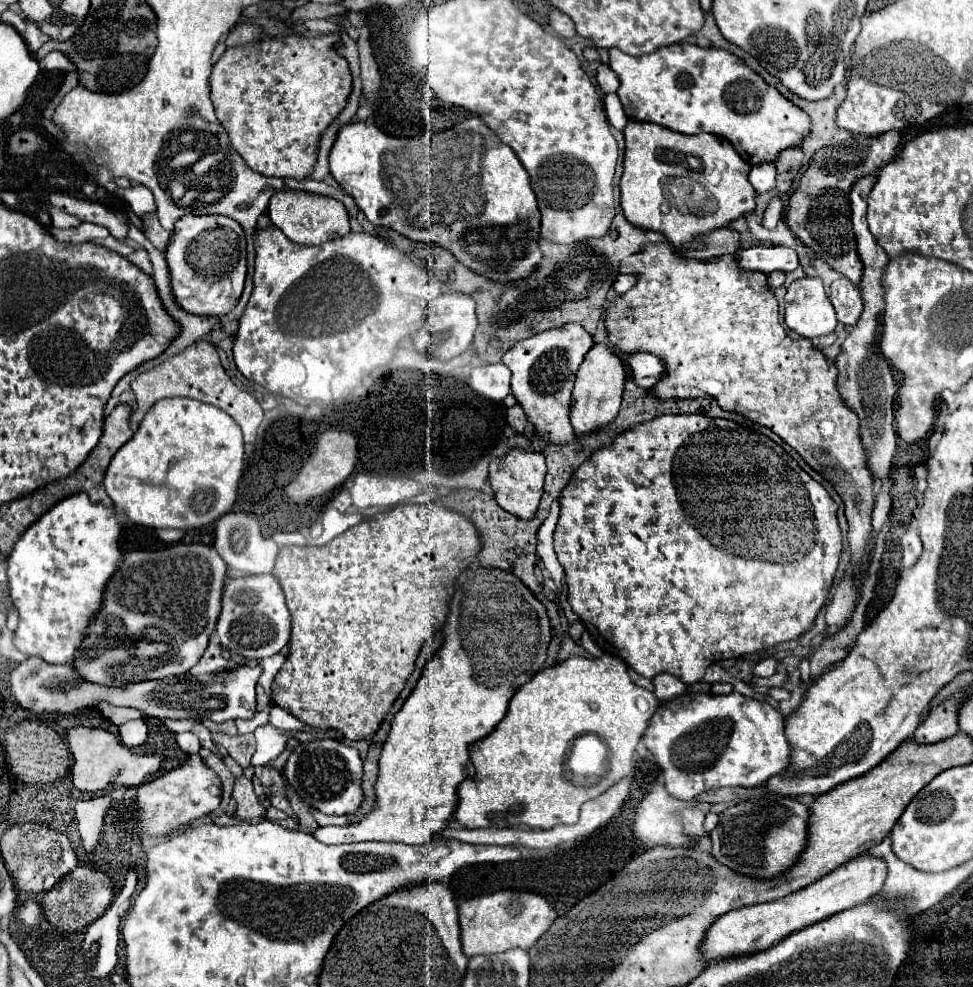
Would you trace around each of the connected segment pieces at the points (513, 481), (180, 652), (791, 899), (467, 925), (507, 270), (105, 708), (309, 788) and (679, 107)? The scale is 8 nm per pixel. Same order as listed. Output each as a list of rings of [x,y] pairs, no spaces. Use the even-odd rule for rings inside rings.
[[[508,451],[504,457],[498,457],[490,463],[490,485],[496,497],[496,503],[518,519],[532,519],[538,511],[542,487],[546,477],[546,463],[540,453],[528,451]]]
[[[174,545],[160,551],[126,553],[124,563],[106,587],[104,607],[90,625],[84,647],[76,653],[74,667],[84,679],[120,687],[132,681],[164,679],[168,675],[186,675],[204,655],[208,637],[220,615],[220,601],[226,583],[226,563],[214,547],[208,545]]]
[[[862,853],[854,859],[850,859],[848,863],[836,867],[832,873],[824,875],[816,883],[812,883],[800,891],[794,891],[788,897],[782,897],[782,899],[776,899],[770,903],[758,903],[758,905],[728,911],[706,933],[706,939],[702,943],[706,963],[724,959],[728,955],[744,955],[744,953],[764,951],[794,931],[800,931],[812,923],[818,923],[832,913],[856,907],[882,889],[886,875],[888,875],[888,869],[886,869],[884,859],[880,859],[876,855]]]
[[[500,890],[490,895],[480,895],[458,905],[462,949],[466,957],[494,955],[508,949],[530,949],[558,917],[548,901],[531,891]]]
[[[470,117],[466,119],[464,123],[460,123],[458,127],[452,127],[452,129],[446,129],[446,131],[440,131],[440,133],[430,133],[430,135],[420,135],[418,137],[418,149],[394,149],[398,143],[394,143],[392,137],[384,135],[374,123],[350,123],[346,127],[340,129],[338,133],[338,139],[332,147],[332,153],[330,153],[330,173],[332,177],[336,179],[336,183],[348,193],[354,197],[356,205],[362,209],[362,213],[366,215],[366,219],[372,223],[372,225],[382,225],[386,229],[392,229],[412,241],[422,241],[422,243],[428,243],[428,245],[440,245],[444,249],[448,249],[458,263],[466,265],[468,269],[472,269],[476,275],[482,275],[494,283],[504,283],[504,285],[510,285],[510,283],[518,283],[522,279],[528,279],[536,267],[542,263],[542,251],[538,247],[538,239],[540,239],[540,211],[538,211],[538,203],[536,203],[536,195],[530,187],[530,177],[526,173],[526,169],[522,167],[522,163],[518,161],[516,153],[506,145],[502,143],[494,131],[490,131],[480,117]]]
[[[100,703],[100,707],[98,707],[100,711],[102,711],[102,715],[106,717],[106,719],[110,719],[114,725],[122,725],[122,723],[126,723],[126,721],[134,721],[134,719],[142,719],[142,715],[140,715],[140,711],[136,711],[136,709],[126,709],[126,707],[112,707],[112,705],[108,705],[108,703]]]
[[[314,739],[296,745],[284,765],[284,775],[308,807],[316,807],[328,815],[354,813],[362,803],[362,759],[354,747],[338,739]]]
[[[690,43],[666,45],[638,57],[610,49],[610,67],[620,79],[618,97],[628,119],[662,125],[684,135],[712,133],[728,139],[748,165],[774,161],[782,149],[796,147],[810,131],[810,117],[784,99],[736,55]]]

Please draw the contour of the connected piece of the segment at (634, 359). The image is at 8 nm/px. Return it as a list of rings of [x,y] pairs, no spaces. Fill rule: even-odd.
[[[632,353],[624,363],[630,367],[630,377],[638,387],[652,387],[666,373],[664,363],[650,353]]]

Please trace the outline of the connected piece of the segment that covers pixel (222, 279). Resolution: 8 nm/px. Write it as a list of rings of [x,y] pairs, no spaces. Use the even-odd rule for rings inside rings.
[[[186,215],[176,221],[176,229],[166,247],[166,261],[172,275],[172,291],[180,307],[194,315],[222,317],[238,303],[246,279],[246,237],[238,221],[224,215]]]

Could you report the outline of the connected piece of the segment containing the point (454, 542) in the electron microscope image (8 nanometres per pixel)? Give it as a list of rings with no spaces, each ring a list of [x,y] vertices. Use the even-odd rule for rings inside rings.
[[[430,503],[430,505],[398,505],[390,511],[382,511],[374,515],[372,519],[360,521],[346,533],[338,535],[334,541],[322,545],[322,547],[284,547],[278,553],[276,565],[274,565],[274,575],[280,581],[284,595],[286,595],[286,605],[292,613],[292,635],[290,635],[290,655],[284,663],[284,667],[278,671],[274,683],[272,683],[272,701],[292,713],[296,719],[300,719],[306,725],[312,727],[322,727],[322,729],[338,729],[346,735],[346,739],[368,739],[376,733],[380,727],[384,715],[400,695],[400,691],[406,685],[406,679],[414,671],[414,663],[418,659],[418,653],[422,645],[428,639],[434,639],[435,634],[442,628],[446,617],[448,617],[448,601],[454,595],[454,581],[460,577],[460,573],[478,557],[482,547],[480,533],[474,527],[474,523],[456,513],[450,511],[442,505]]]

